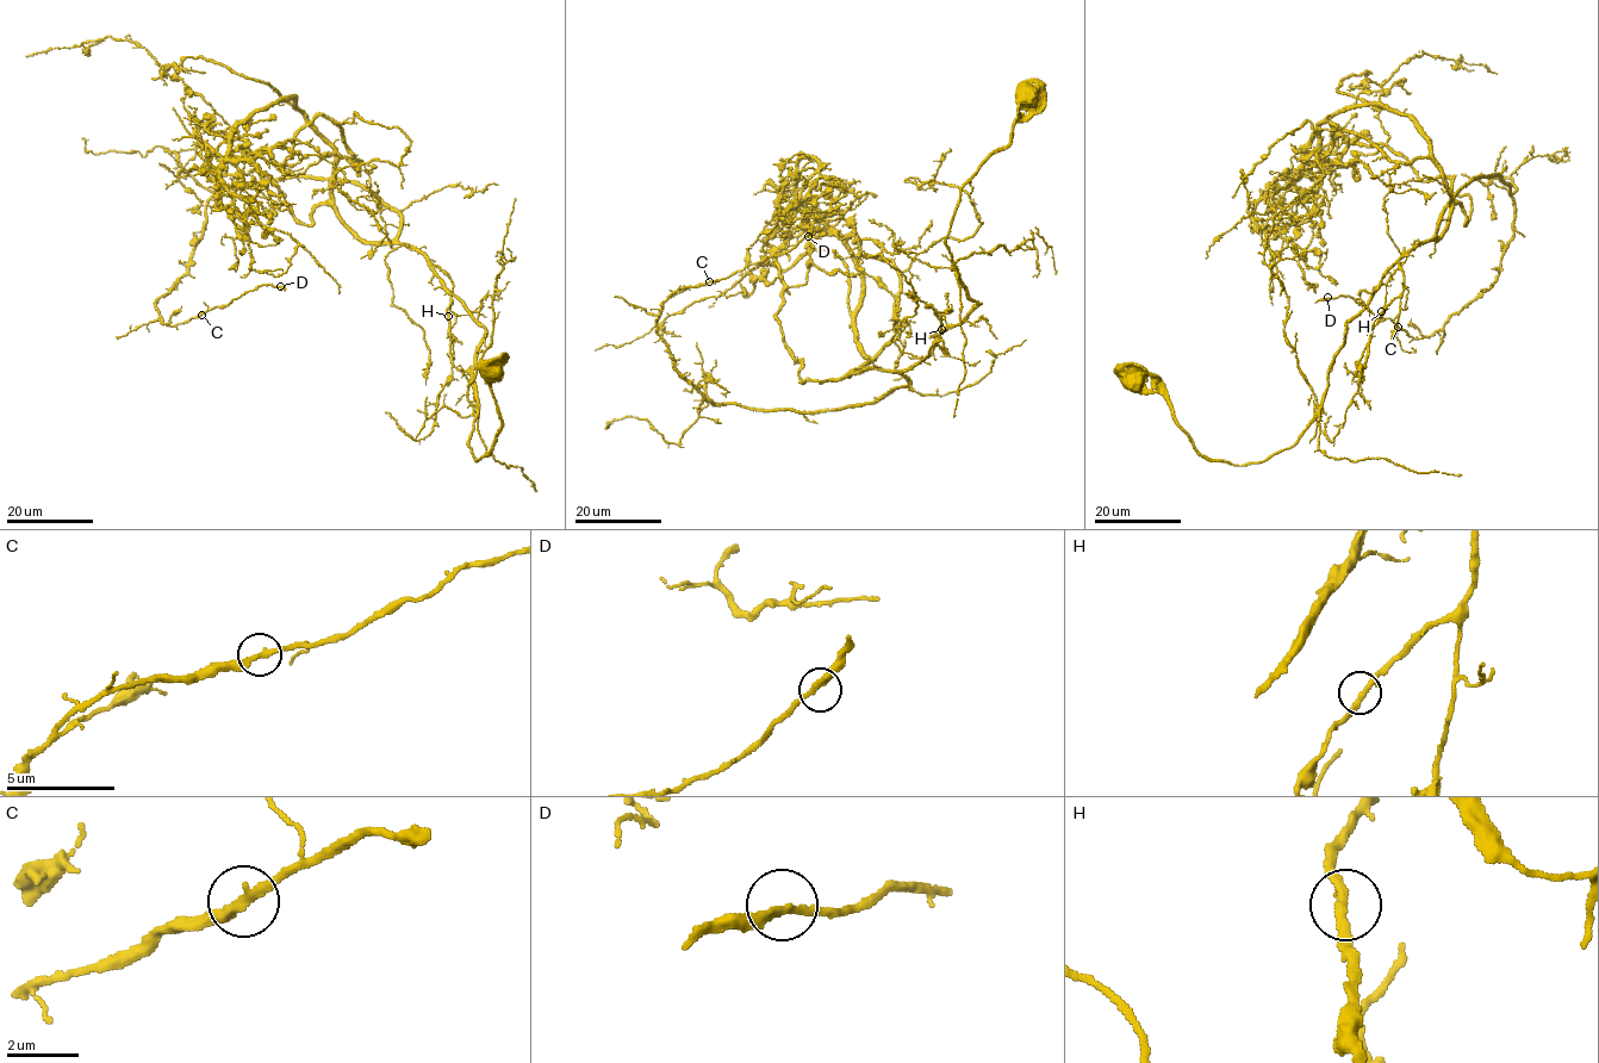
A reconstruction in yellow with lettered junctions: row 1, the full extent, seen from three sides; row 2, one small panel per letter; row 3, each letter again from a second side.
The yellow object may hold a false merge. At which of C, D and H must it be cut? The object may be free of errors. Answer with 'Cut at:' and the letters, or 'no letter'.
Cut at: no letter

